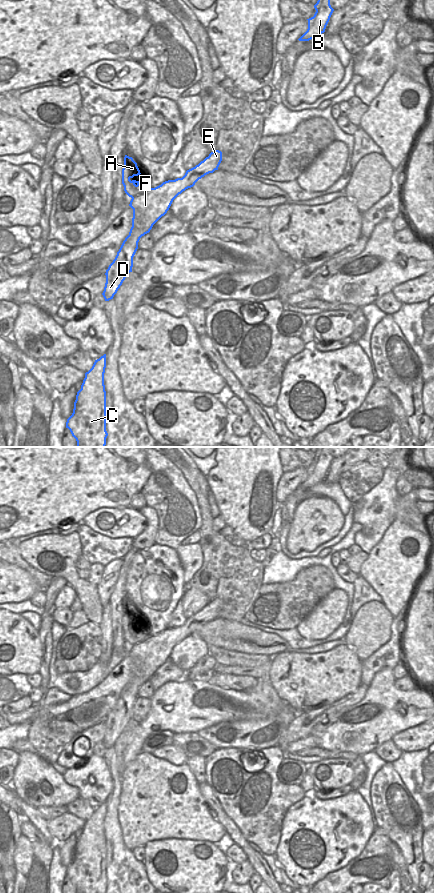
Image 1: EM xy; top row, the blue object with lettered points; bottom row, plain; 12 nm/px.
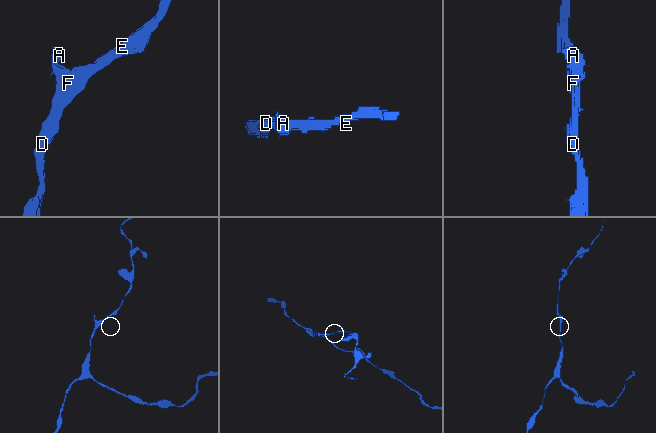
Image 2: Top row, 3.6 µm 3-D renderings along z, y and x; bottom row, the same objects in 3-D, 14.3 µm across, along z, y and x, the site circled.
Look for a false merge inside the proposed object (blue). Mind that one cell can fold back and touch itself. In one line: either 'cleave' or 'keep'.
cleave

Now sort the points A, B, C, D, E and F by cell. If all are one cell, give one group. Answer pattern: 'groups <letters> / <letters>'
groups A / B C D E F

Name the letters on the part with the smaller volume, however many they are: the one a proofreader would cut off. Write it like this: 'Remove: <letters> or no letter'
Remove: A

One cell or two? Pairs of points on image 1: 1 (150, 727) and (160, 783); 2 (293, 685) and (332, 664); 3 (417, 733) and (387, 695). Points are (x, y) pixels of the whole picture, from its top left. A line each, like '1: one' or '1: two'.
1: two
2: one
3: two

